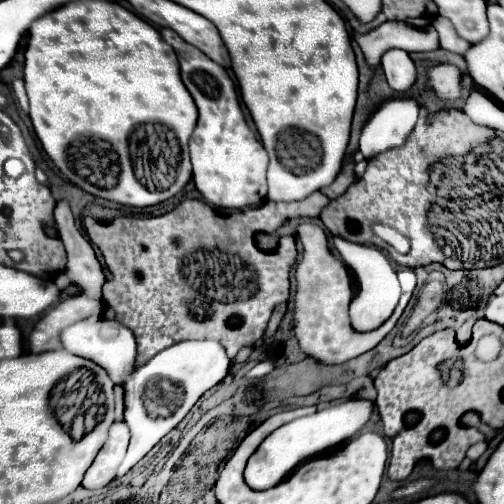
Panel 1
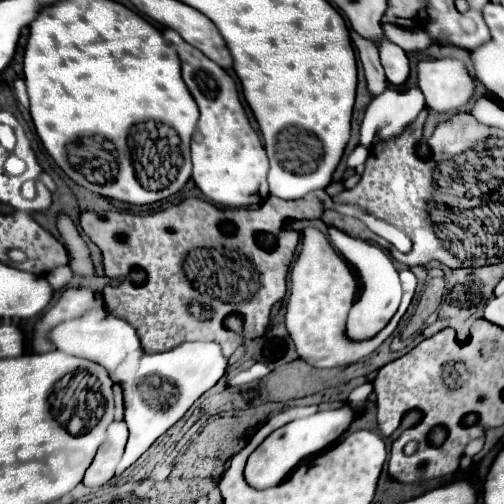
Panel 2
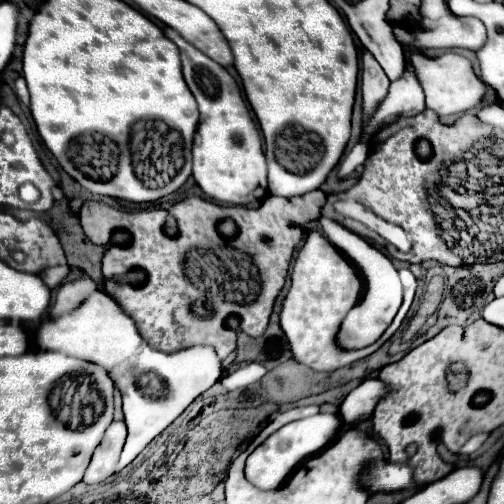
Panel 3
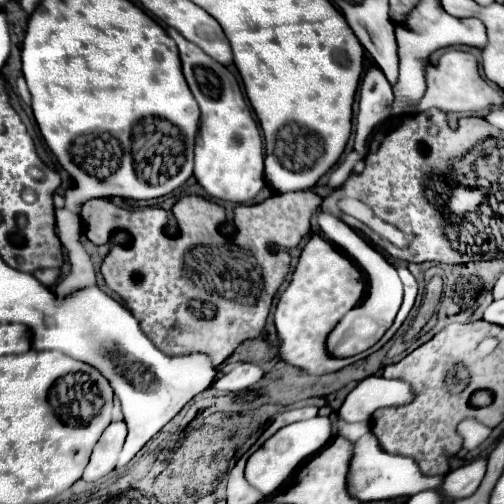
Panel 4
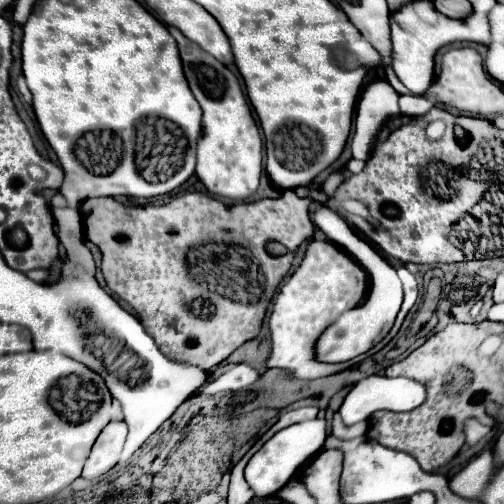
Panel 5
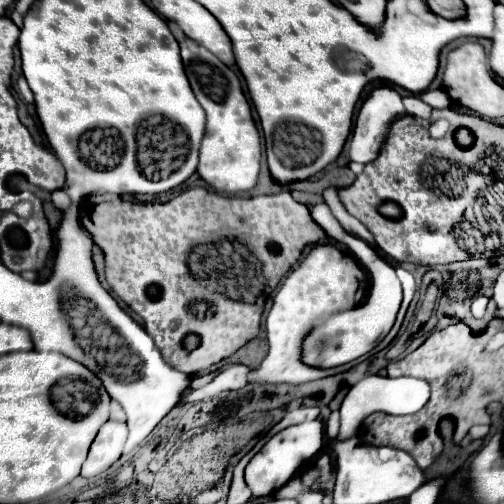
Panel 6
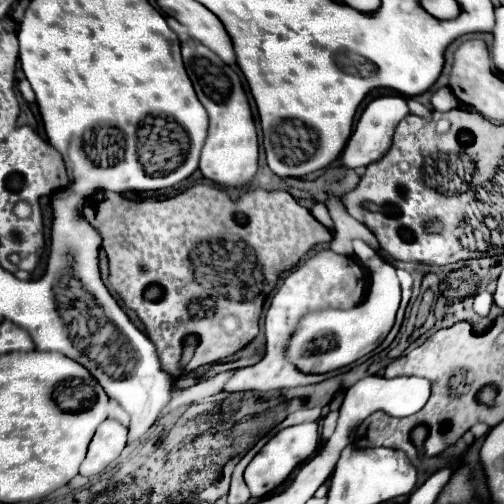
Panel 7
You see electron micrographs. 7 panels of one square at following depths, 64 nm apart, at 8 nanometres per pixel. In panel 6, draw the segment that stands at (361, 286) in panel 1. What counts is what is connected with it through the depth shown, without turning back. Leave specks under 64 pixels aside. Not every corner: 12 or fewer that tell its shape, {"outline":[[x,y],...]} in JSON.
{"outline":[[324,202],[312,218],[372,276],[364,304],[322,320],[304,362],[332,368],[364,356],[402,304],[394,268],[348,234]]}

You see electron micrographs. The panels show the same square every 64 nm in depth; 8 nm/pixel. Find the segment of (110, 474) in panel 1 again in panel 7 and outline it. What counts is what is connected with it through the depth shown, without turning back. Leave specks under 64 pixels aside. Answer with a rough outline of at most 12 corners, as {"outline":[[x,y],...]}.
{"outline":[[104,420],[80,466],[82,476],[106,470],[124,450],[128,430]]}

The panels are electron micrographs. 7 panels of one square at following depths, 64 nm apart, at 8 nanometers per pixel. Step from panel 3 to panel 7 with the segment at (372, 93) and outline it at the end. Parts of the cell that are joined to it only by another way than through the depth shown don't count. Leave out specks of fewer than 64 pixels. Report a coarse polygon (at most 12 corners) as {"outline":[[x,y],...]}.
{"outline":[[378,96],[348,140],[346,168],[388,152],[396,124],[410,114],[402,96]]}

